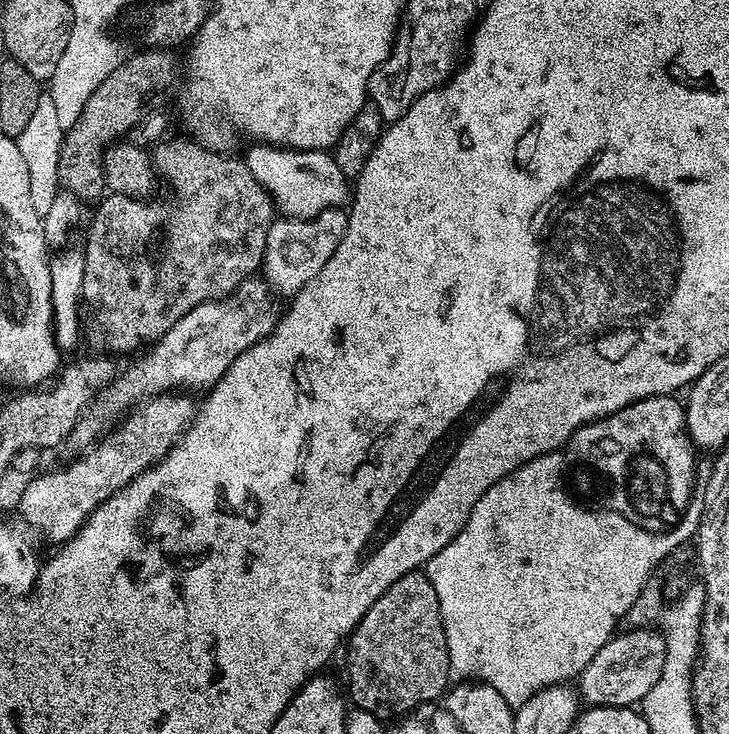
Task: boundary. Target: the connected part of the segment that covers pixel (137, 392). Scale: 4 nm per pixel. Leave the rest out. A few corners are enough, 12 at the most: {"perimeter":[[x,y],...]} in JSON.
{"perimeter":[[263,279],[194,306],[92,401],[87,452],[133,405],[211,389],[272,333]]}

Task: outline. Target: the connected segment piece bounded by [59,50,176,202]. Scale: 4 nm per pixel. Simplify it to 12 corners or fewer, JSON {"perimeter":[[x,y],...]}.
{"perimeter":[[171,51],[121,59],[61,146],[59,183],[105,195],[104,152],[161,107]]}

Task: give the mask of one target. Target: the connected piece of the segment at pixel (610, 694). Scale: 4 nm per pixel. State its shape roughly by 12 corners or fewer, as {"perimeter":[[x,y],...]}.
{"perimeter":[[636,626],[578,677],[585,705],[631,708],[662,678],[666,642]]}

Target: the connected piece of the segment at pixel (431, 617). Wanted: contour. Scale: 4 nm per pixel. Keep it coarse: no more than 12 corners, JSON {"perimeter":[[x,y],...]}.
{"perimeter":[[427,571],[402,574],[347,648],[357,709],[400,718],[451,668]]}

